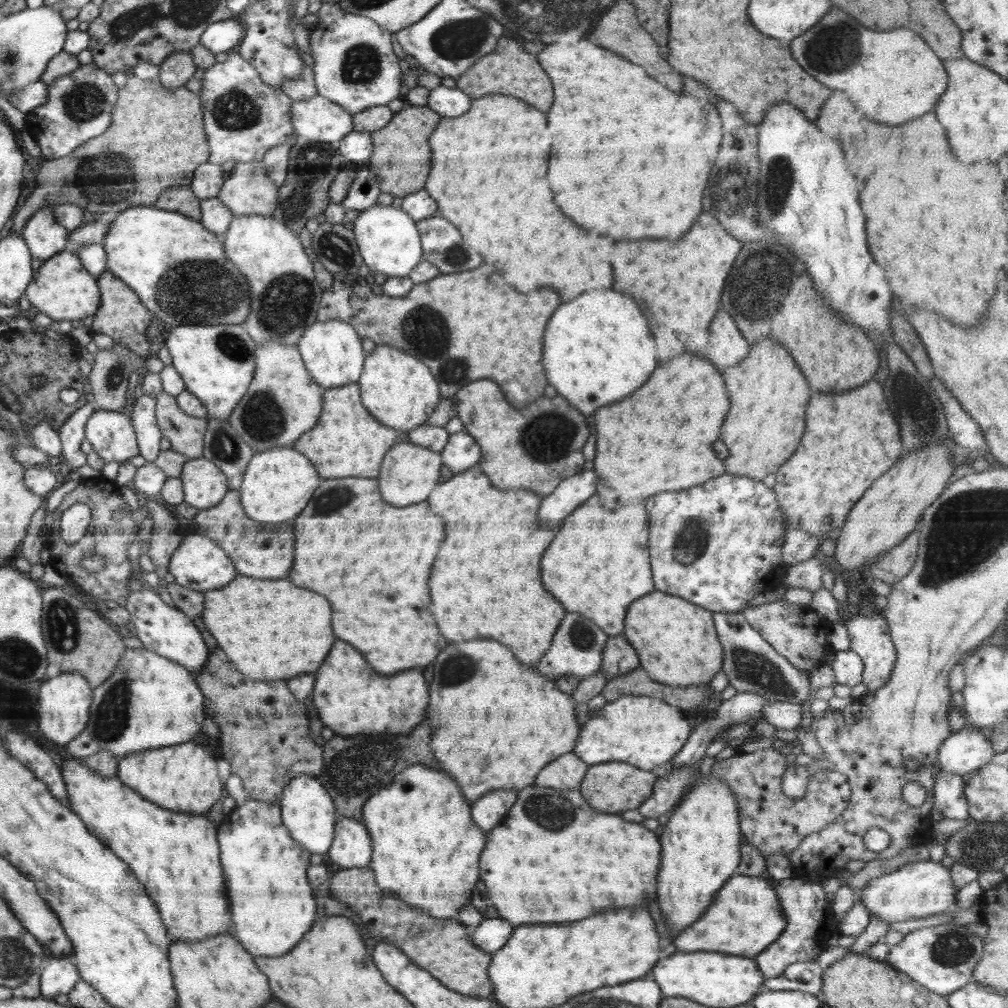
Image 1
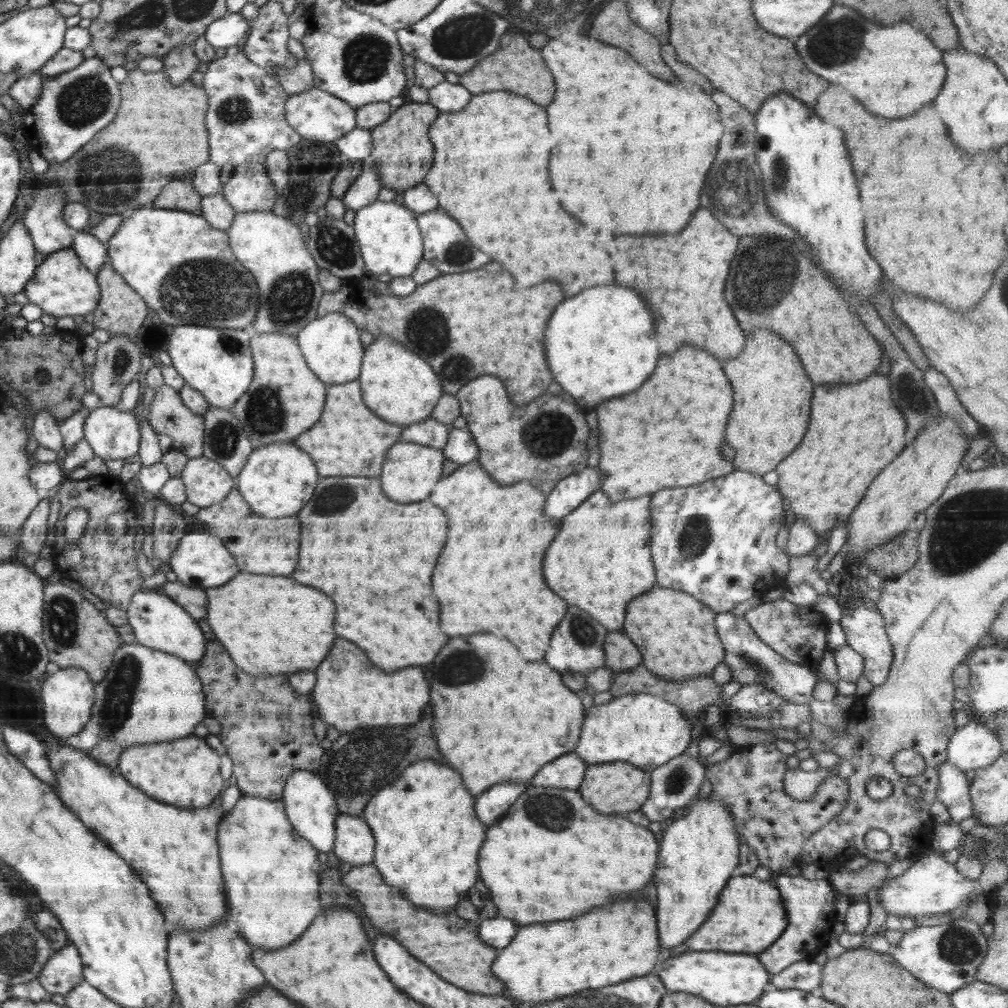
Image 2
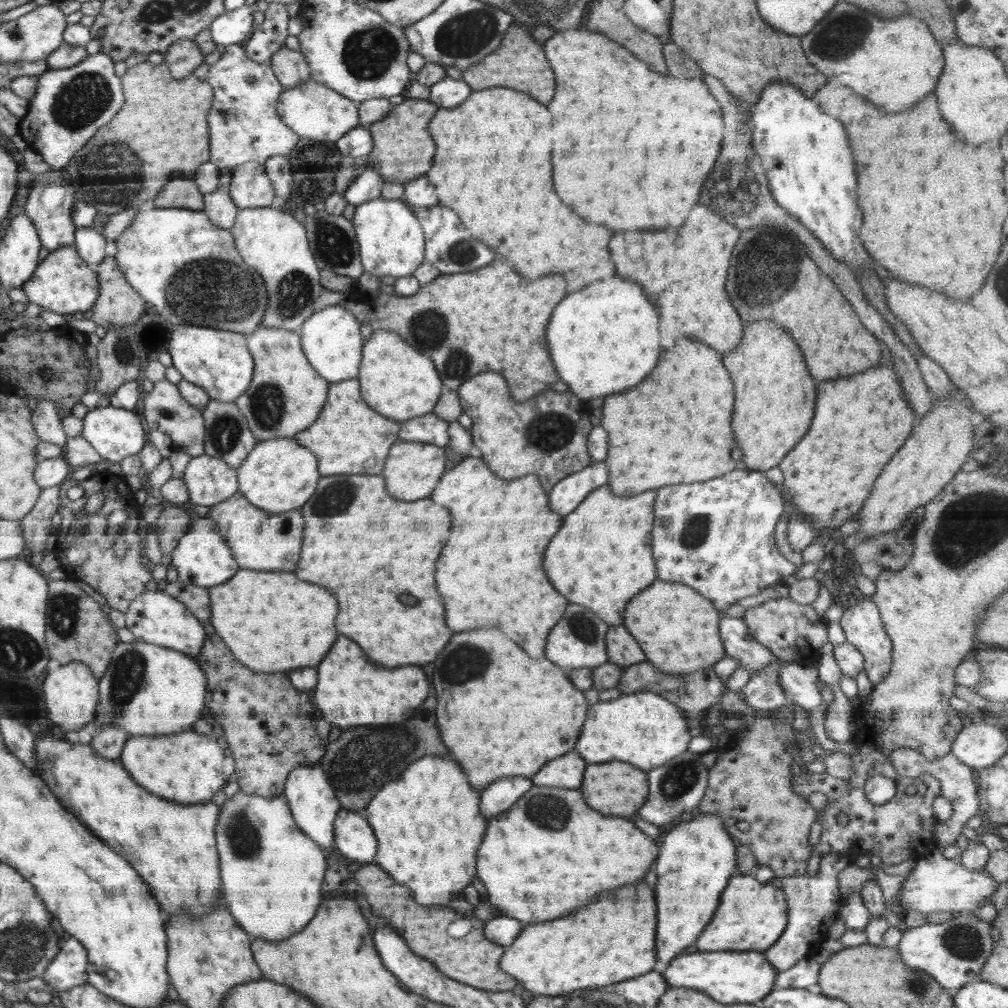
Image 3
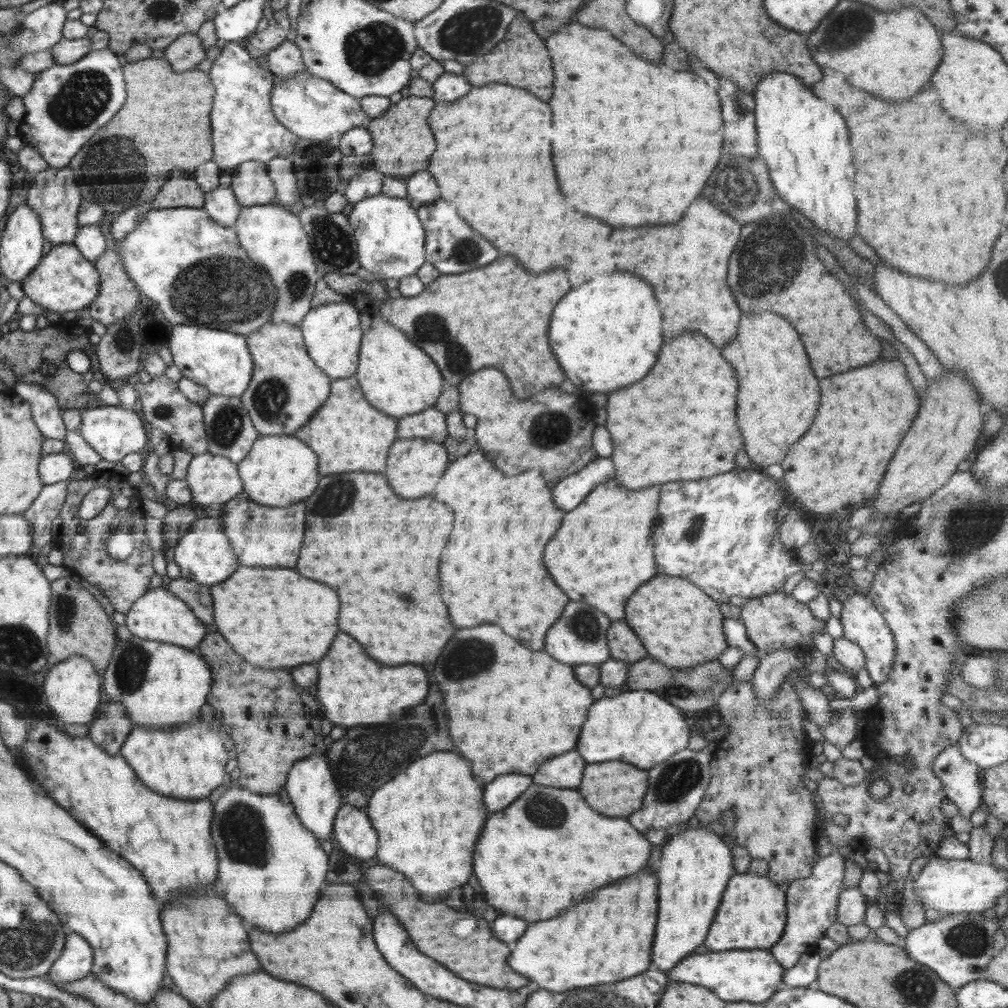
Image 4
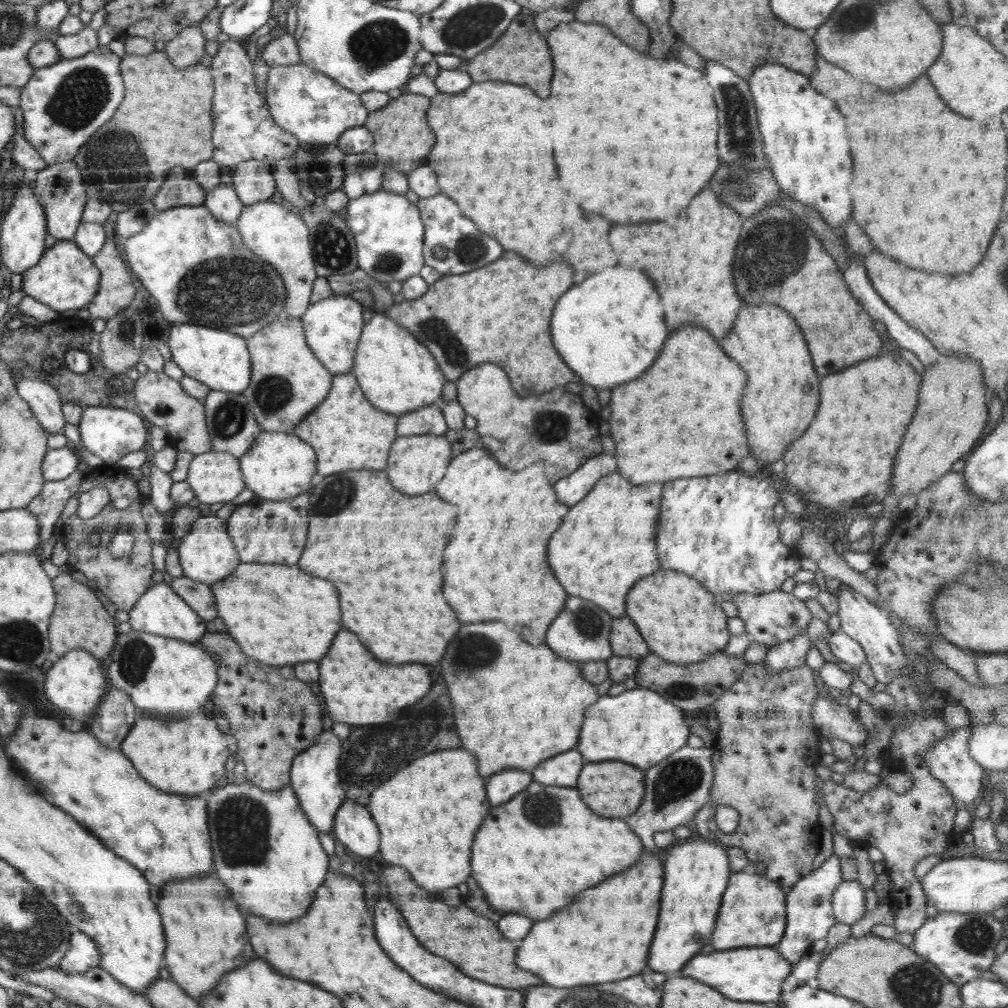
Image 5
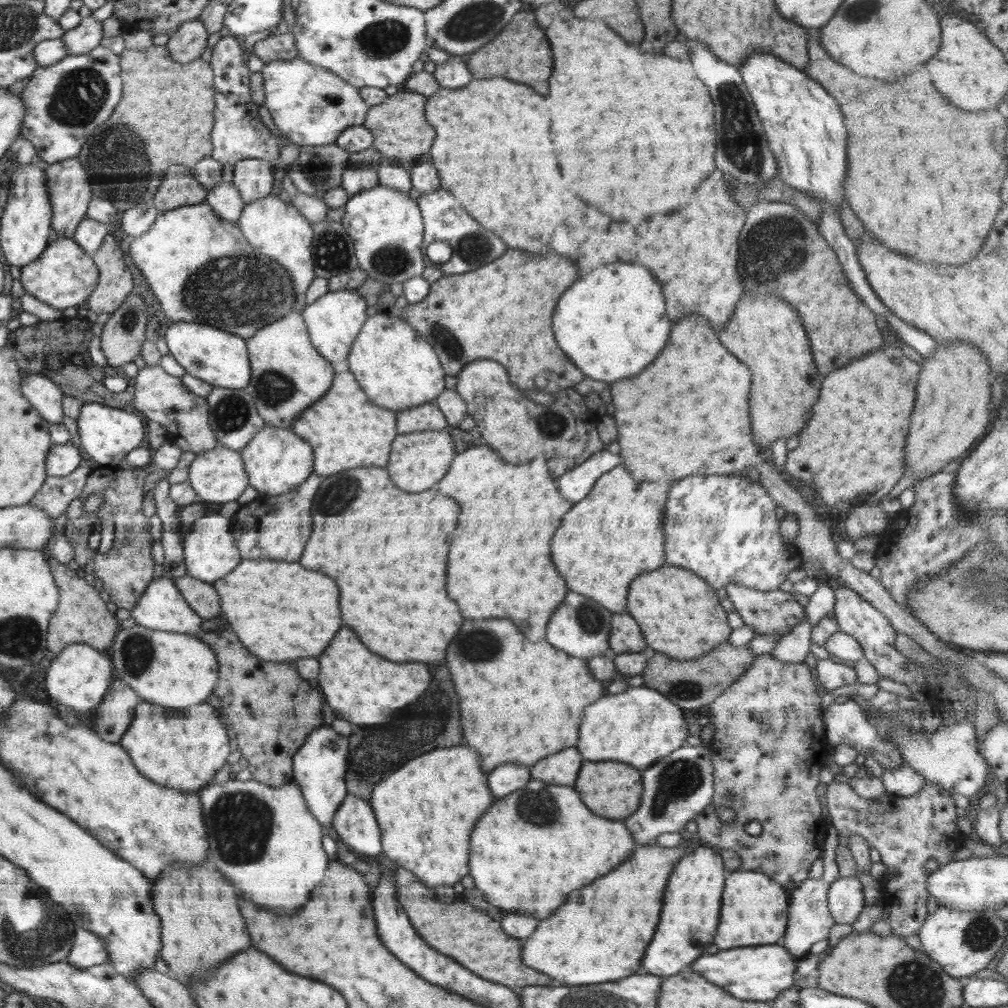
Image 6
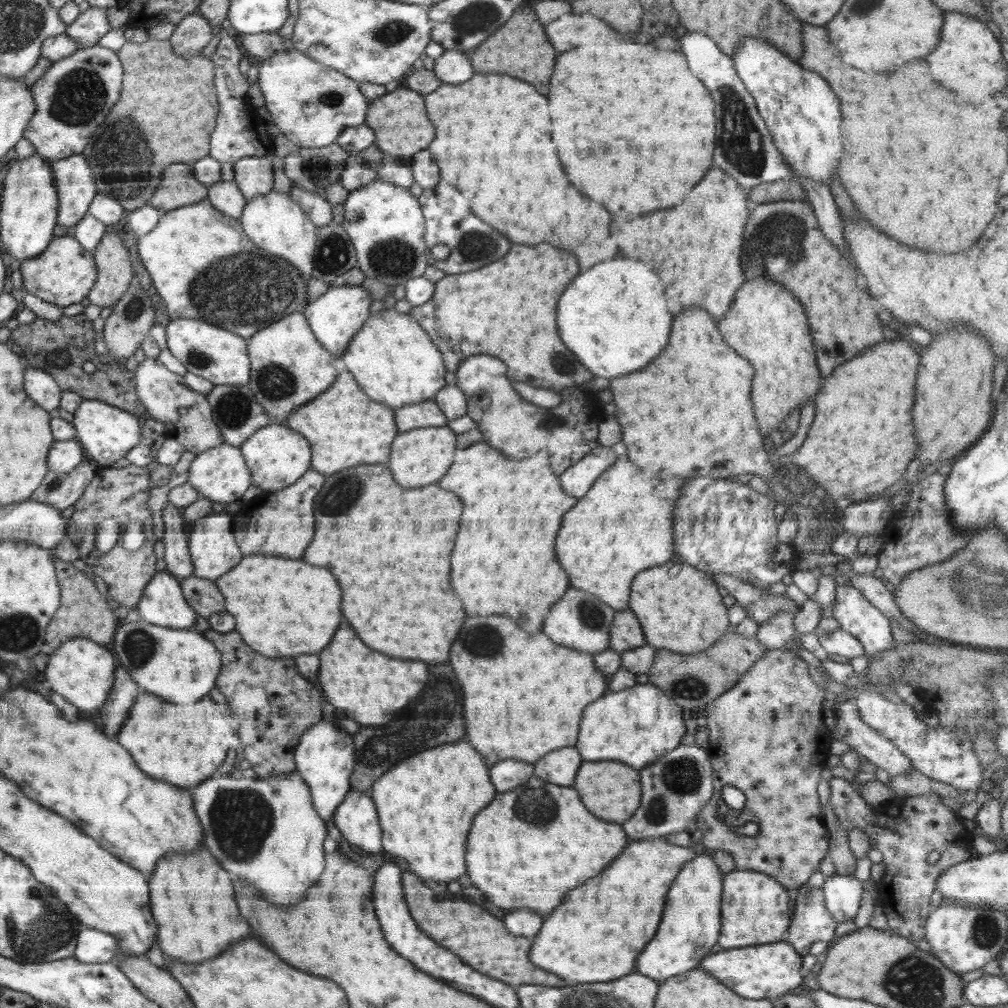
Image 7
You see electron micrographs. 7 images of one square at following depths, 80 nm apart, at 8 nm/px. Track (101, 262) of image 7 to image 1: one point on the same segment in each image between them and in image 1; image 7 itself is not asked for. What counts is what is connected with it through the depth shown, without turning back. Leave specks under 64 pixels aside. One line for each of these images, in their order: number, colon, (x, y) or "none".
1: (121, 315)
2: (121, 310)
3: (118, 304)
4: (117, 296)
5: (115, 292)
6: (115, 283)

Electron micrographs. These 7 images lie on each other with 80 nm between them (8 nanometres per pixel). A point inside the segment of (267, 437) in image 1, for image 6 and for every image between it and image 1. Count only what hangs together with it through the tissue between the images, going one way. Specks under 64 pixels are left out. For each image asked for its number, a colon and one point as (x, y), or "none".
2: (285, 398)
3: (286, 395)
4: (286, 388)
5: (287, 381)
6: (288, 375)

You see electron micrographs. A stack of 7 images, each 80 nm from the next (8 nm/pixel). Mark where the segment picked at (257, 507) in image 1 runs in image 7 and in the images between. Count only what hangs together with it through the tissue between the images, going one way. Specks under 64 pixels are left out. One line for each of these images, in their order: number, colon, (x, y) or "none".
2: (277, 480)
3: (279, 475)
4: (279, 470)
5: (277, 465)
6: (276, 460)
7: (277, 456)

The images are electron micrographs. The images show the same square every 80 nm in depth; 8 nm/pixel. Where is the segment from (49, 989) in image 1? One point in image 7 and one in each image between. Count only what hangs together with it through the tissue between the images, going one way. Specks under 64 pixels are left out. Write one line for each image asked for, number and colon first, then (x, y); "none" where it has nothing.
2: (64, 970)
3: (68, 969)
4: (76, 961)
5: (83, 955)
6: (89, 949)
7: (93, 945)

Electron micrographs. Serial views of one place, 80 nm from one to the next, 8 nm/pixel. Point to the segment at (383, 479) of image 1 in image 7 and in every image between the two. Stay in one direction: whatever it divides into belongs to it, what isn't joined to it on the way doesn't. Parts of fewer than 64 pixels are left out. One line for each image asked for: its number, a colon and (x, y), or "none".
2: (411, 471)
3: (413, 469)
4: (415, 465)
5: (416, 464)
6: (418, 460)
7: (419, 457)

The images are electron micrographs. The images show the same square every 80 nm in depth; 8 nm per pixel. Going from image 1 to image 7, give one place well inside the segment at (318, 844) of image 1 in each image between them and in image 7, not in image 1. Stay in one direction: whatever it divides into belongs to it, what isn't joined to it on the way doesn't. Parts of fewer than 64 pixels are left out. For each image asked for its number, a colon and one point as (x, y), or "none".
2: (310, 807)
3: (314, 805)
4: (310, 786)
5: (314, 777)
6: (319, 767)
7: (324, 758)

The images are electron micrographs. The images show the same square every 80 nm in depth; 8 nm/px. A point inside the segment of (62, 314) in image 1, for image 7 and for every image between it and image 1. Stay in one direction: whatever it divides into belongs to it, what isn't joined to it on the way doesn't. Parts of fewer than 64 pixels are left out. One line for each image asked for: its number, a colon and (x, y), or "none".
2: (63, 285)
3: (64, 283)
4: (65, 279)
5: (65, 278)
6: (63, 276)
7: (63, 274)

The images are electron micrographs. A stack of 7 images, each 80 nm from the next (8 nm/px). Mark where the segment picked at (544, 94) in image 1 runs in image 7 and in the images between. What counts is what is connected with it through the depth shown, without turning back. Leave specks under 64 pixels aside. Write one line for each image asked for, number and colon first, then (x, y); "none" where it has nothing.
2: (515, 68)
3: (518, 63)
4: (520, 59)
5: (500, 62)
6: (520, 52)
7: (520, 48)

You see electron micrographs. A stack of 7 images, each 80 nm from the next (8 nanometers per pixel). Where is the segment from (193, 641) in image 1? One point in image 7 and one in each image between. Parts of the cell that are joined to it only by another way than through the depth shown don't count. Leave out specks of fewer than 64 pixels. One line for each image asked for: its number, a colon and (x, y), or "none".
2: (158, 622)
3: (155, 617)
4: (158, 615)
5: (160, 611)
6: (162, 607)
7: (163, 604)

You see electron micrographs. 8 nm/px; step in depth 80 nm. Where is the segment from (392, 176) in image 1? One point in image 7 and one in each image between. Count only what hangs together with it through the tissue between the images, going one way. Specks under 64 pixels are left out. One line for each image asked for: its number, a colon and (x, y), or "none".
2: (402, 153)
3: (403, 148)
4: (403, 143)
5: (402, 139)
6: (399, 127)
7: (399, 119)

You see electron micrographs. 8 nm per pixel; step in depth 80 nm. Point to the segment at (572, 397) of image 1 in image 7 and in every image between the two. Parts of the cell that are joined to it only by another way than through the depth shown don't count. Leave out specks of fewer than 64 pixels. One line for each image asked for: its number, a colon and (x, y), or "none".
2: (600, 344)
3: (604, 338)
4: (604, 334)
5: (613, 320)
6: (612, 323)
7: (614, 318)

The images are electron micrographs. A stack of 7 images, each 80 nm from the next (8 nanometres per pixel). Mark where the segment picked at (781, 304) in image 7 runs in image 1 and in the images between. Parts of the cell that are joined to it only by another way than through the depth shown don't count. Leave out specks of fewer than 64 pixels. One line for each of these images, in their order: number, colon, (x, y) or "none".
1: (768, 395)
2: (772, 397)
3: (774, 406)
4: (778, 397)
5: (781, 397)
6: (764, 332)

